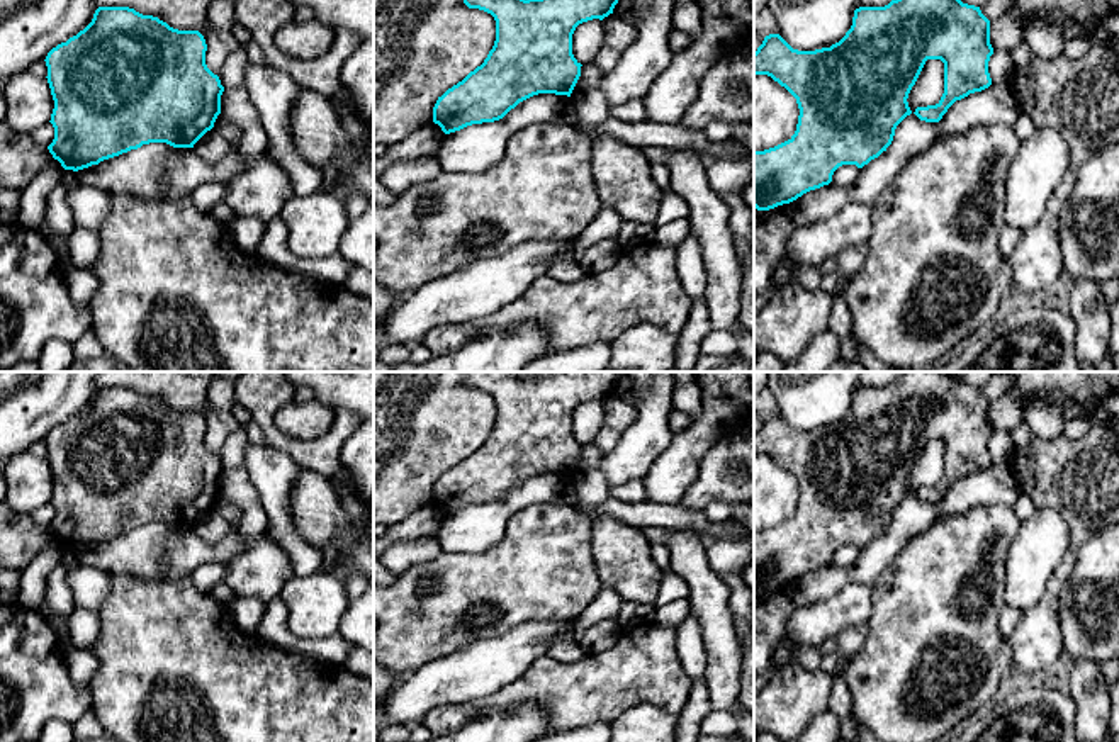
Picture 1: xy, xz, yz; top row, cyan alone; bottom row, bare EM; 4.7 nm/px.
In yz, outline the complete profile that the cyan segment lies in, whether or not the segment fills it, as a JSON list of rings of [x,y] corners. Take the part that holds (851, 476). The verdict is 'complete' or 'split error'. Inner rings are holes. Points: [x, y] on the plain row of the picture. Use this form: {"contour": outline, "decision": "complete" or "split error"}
{"contour": [[[905,372],[885,387],[859,387],[846,416],[815,431],[793,430],[779,414],[769,414],[754,433],[754,455],[768,455],[784,467],[800,489],[795,514],[769,530],[754,531],[754,587],[769,591],[790,584],[803,574],[829,565],[834,552],[842,545],[863,548],[891,525],[897,506],[912,494],[908,474],[927,440],[944,443],[944,474],[936,486],[917,487],[914,494],[925,503],[939,503],[947,489],[970,474],[992,465],[988,441],[993,435],[990,424],[990,401],[980,387],[963,384],[958,374],[949,372]]], "decision": "complete"}

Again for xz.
{"contour": [[[465,372],[464,384],[491,394],[496,401],[496,421],[481,447],[438,477],[433,503],[445,514],[472,504],[503,499],[520,482],[555,474],[571,477],[581,443],[572,435],[572,414],[582,402],[603,401],[627,372],[554,372],[542,379],[521,379],[516,372]]], "decision": "complete"}

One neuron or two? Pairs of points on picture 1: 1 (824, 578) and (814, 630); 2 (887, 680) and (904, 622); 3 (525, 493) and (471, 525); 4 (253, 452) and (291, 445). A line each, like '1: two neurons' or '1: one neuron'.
1: two neurons
2: one neuron
3: one neuron
4: two neurons

